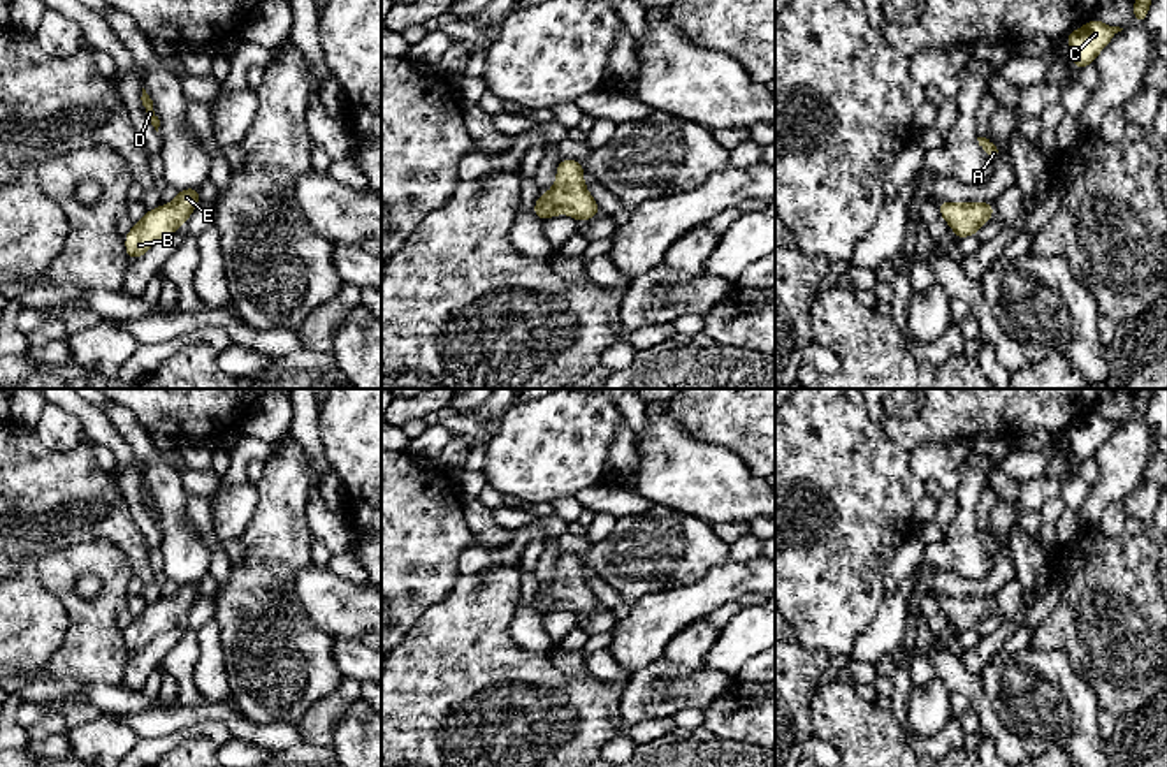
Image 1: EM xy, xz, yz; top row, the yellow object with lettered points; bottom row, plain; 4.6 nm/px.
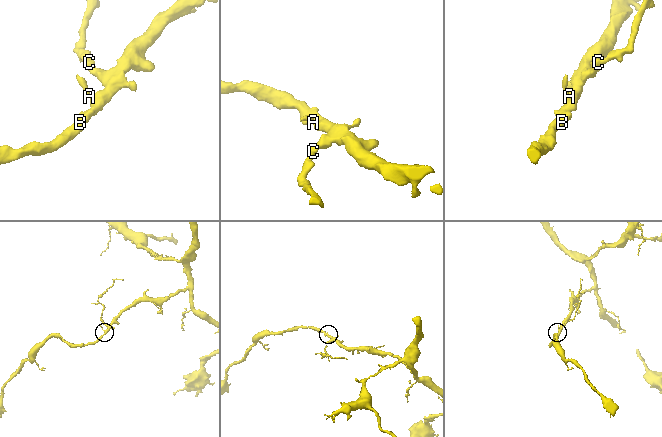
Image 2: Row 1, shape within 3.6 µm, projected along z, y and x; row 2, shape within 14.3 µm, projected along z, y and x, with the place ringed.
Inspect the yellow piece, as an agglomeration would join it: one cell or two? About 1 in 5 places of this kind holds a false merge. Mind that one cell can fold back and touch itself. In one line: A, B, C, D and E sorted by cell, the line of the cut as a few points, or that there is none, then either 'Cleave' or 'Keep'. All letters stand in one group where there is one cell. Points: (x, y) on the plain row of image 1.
Groups: A B C D E. No split. Keep

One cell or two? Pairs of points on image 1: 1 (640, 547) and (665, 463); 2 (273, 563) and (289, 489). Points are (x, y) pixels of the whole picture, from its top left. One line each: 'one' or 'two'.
1: two
2: one

